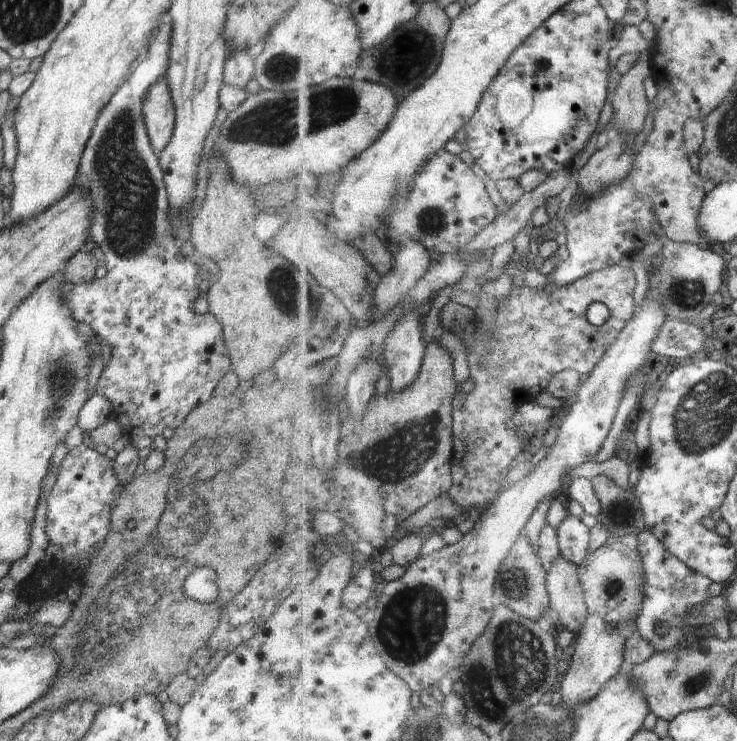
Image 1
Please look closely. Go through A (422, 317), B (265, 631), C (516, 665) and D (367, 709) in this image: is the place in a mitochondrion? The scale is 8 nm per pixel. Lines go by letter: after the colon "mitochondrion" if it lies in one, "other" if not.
A: other
B: other
C: mitochondrion
D: other

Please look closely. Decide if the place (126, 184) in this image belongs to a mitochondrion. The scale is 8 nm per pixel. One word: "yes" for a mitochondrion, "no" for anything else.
yes

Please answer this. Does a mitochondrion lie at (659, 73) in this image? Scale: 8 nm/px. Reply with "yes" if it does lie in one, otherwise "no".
no

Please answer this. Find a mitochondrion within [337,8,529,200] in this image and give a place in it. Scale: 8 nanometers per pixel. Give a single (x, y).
(410, 55)

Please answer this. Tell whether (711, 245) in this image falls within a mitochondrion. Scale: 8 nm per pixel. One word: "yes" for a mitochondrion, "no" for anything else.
no

